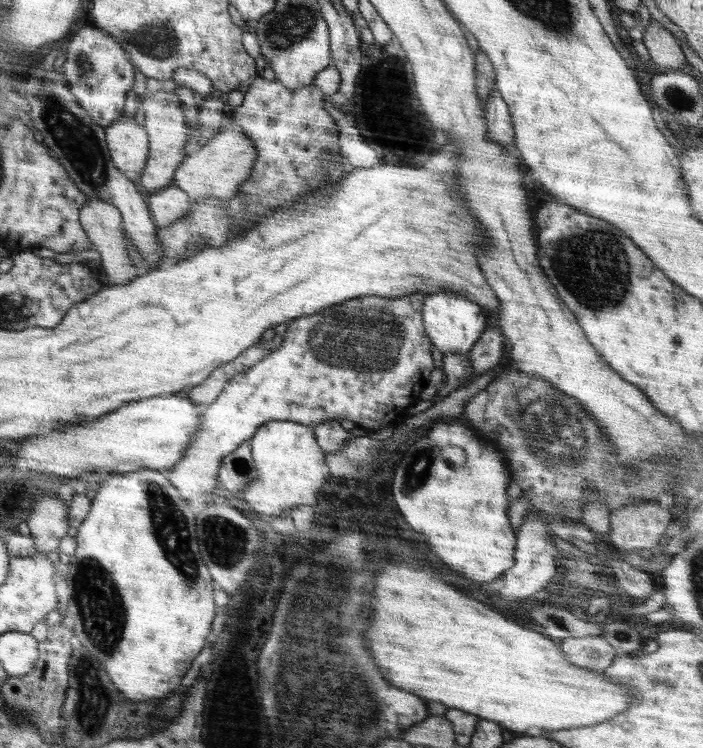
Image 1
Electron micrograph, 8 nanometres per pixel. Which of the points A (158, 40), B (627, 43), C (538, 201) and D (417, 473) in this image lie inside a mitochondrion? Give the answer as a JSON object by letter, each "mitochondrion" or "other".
{"A":"mitochondrion","B":"other","C":"other","D":"mitochondrion"}

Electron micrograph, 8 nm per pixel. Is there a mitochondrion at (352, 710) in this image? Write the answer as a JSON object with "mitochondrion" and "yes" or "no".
{"mitochondrion":"yes"}

